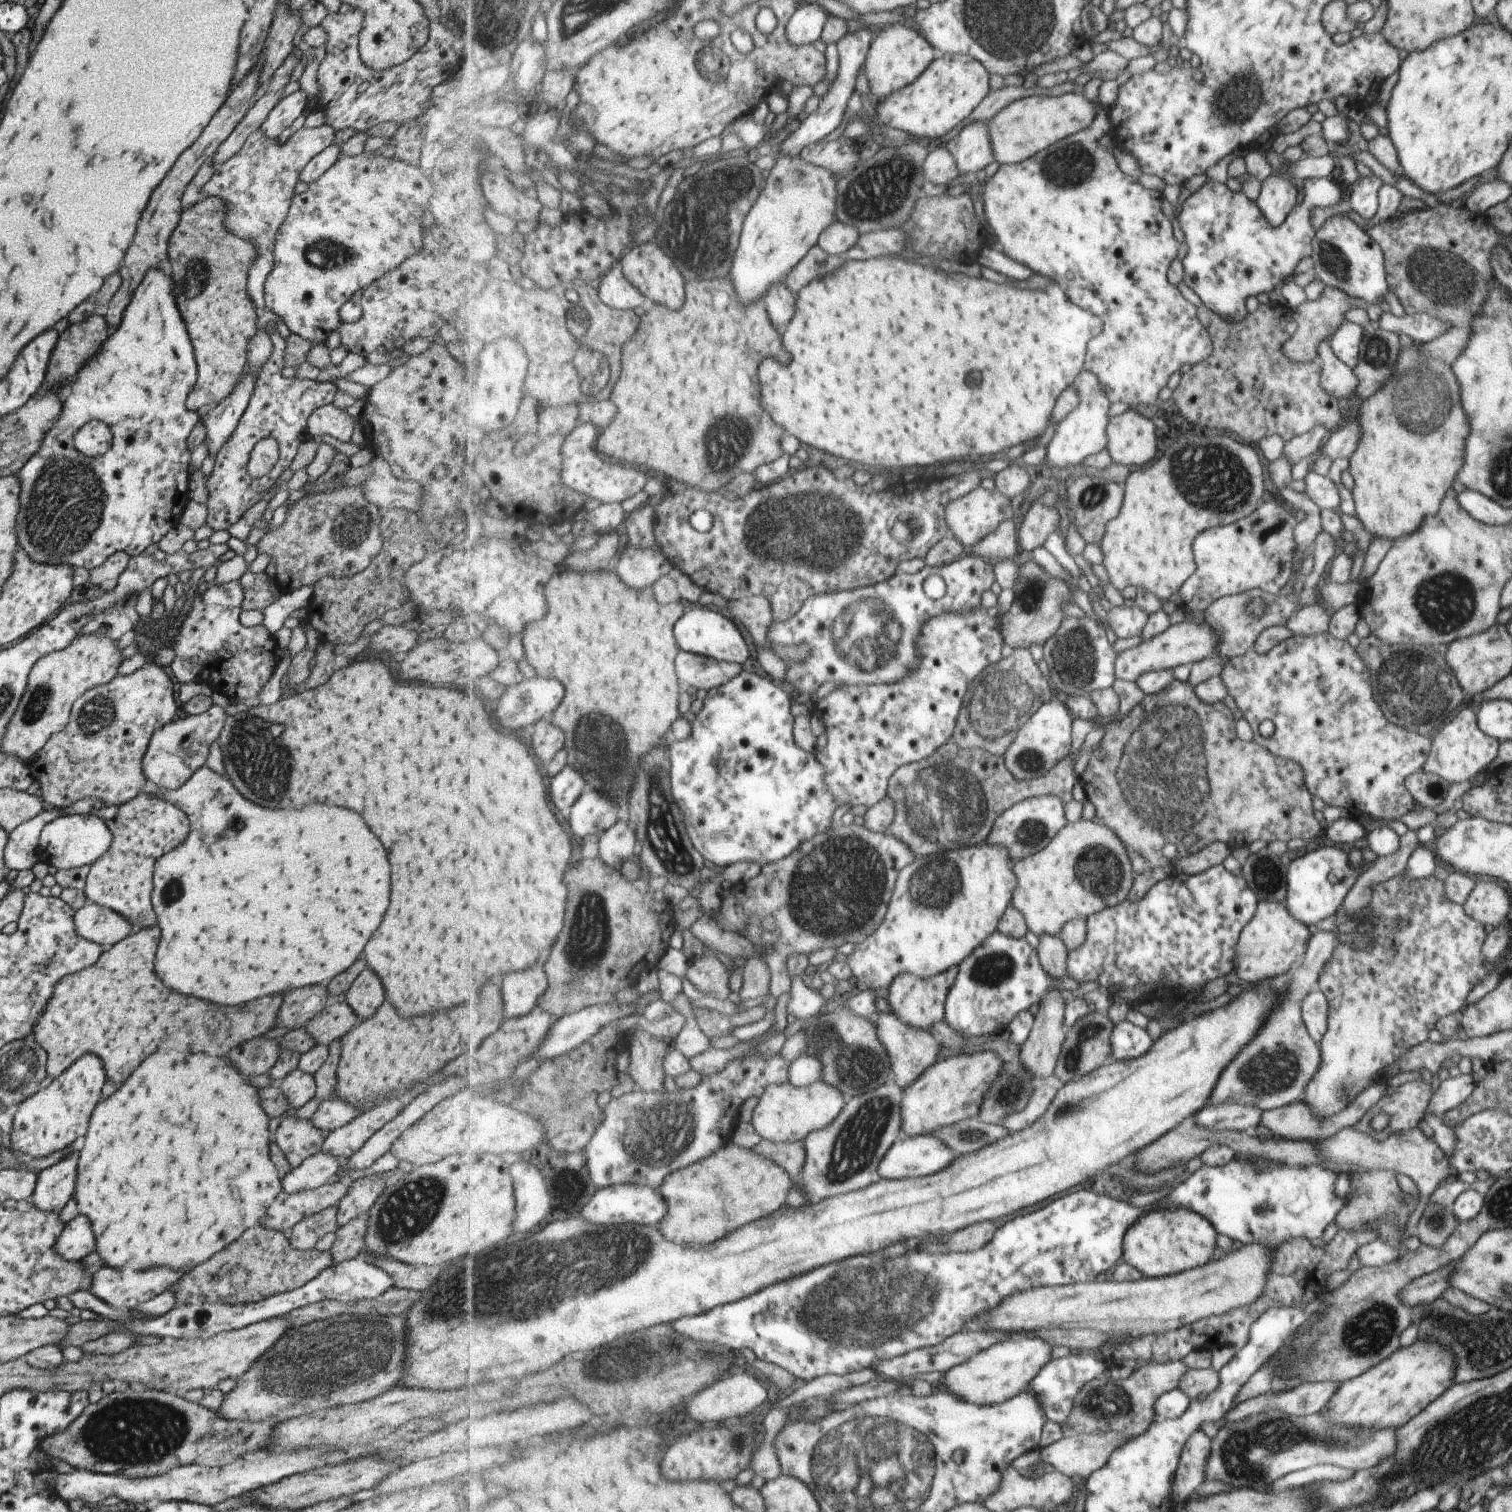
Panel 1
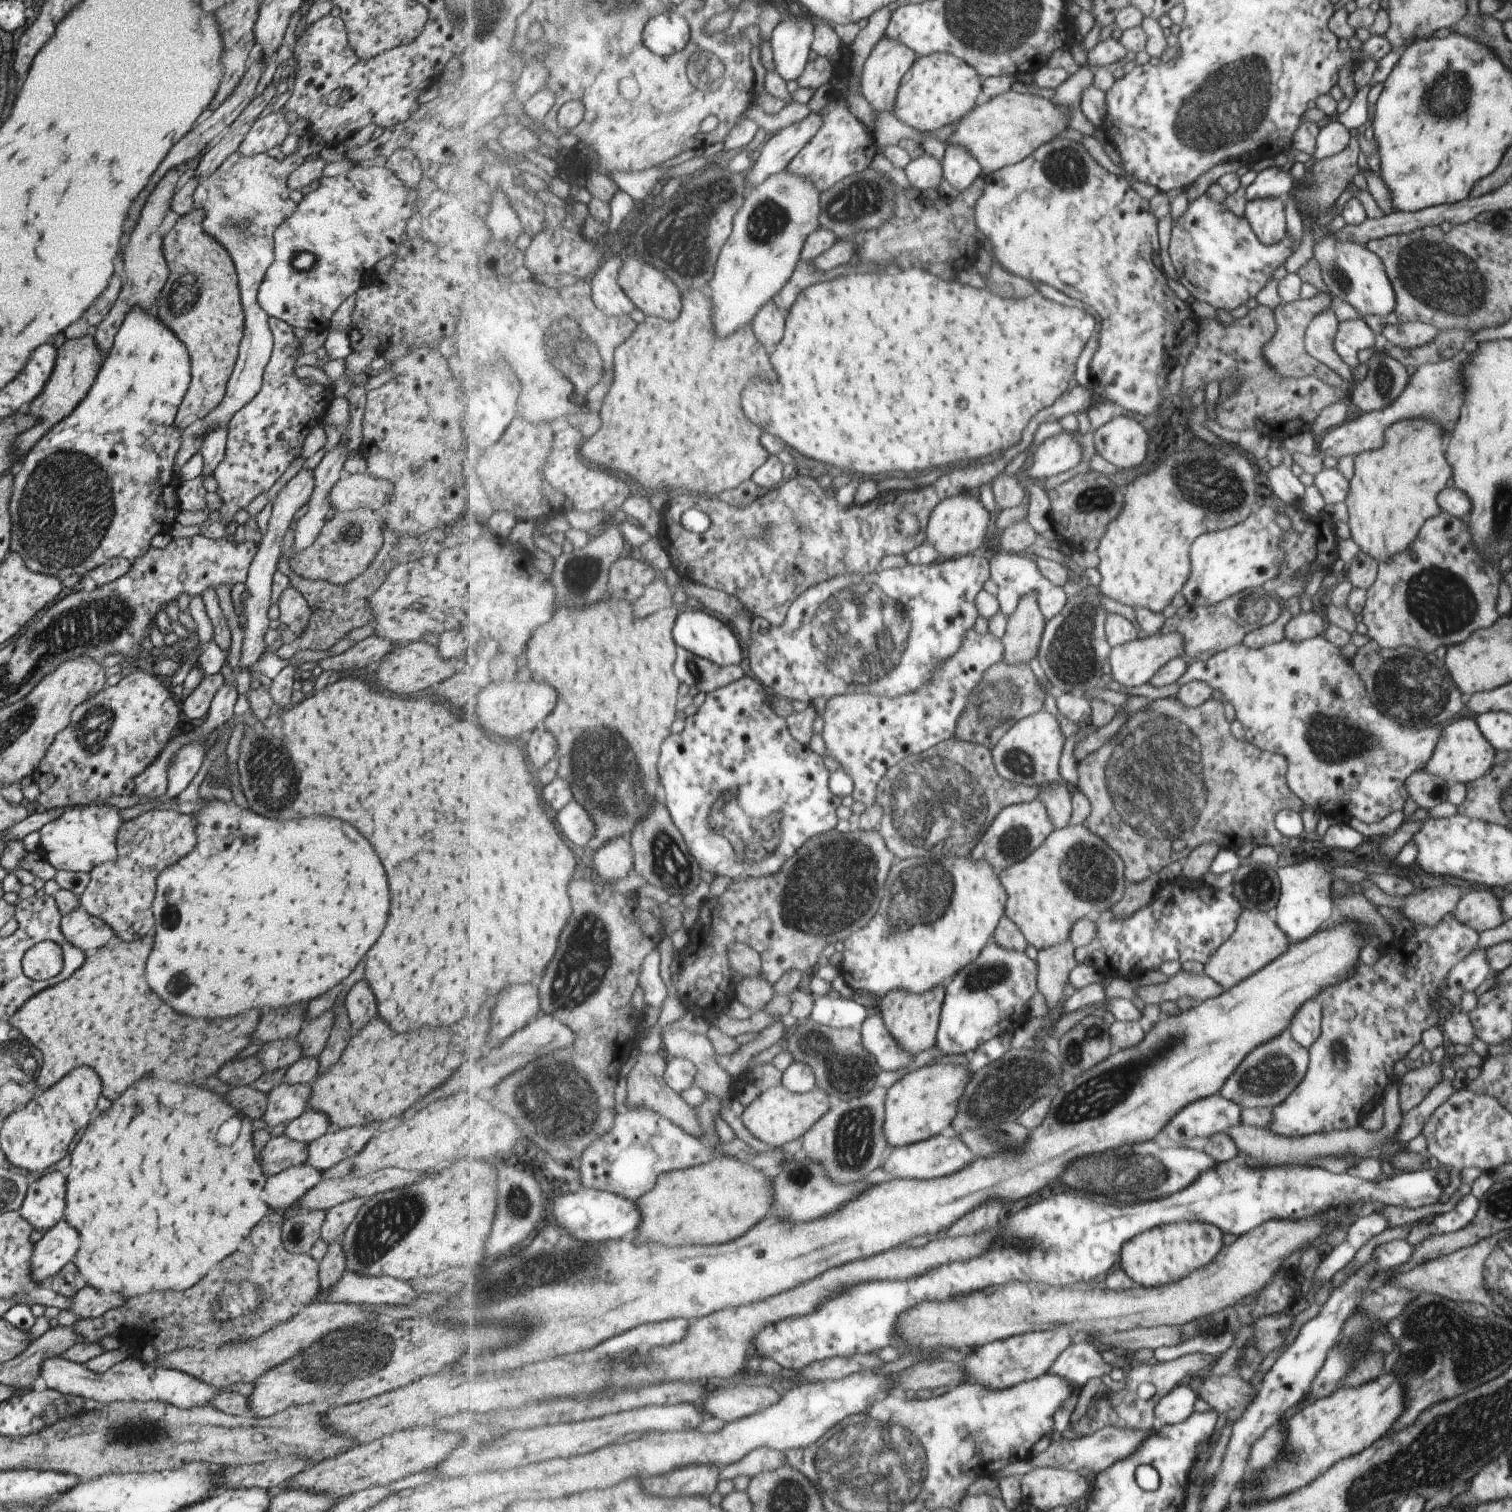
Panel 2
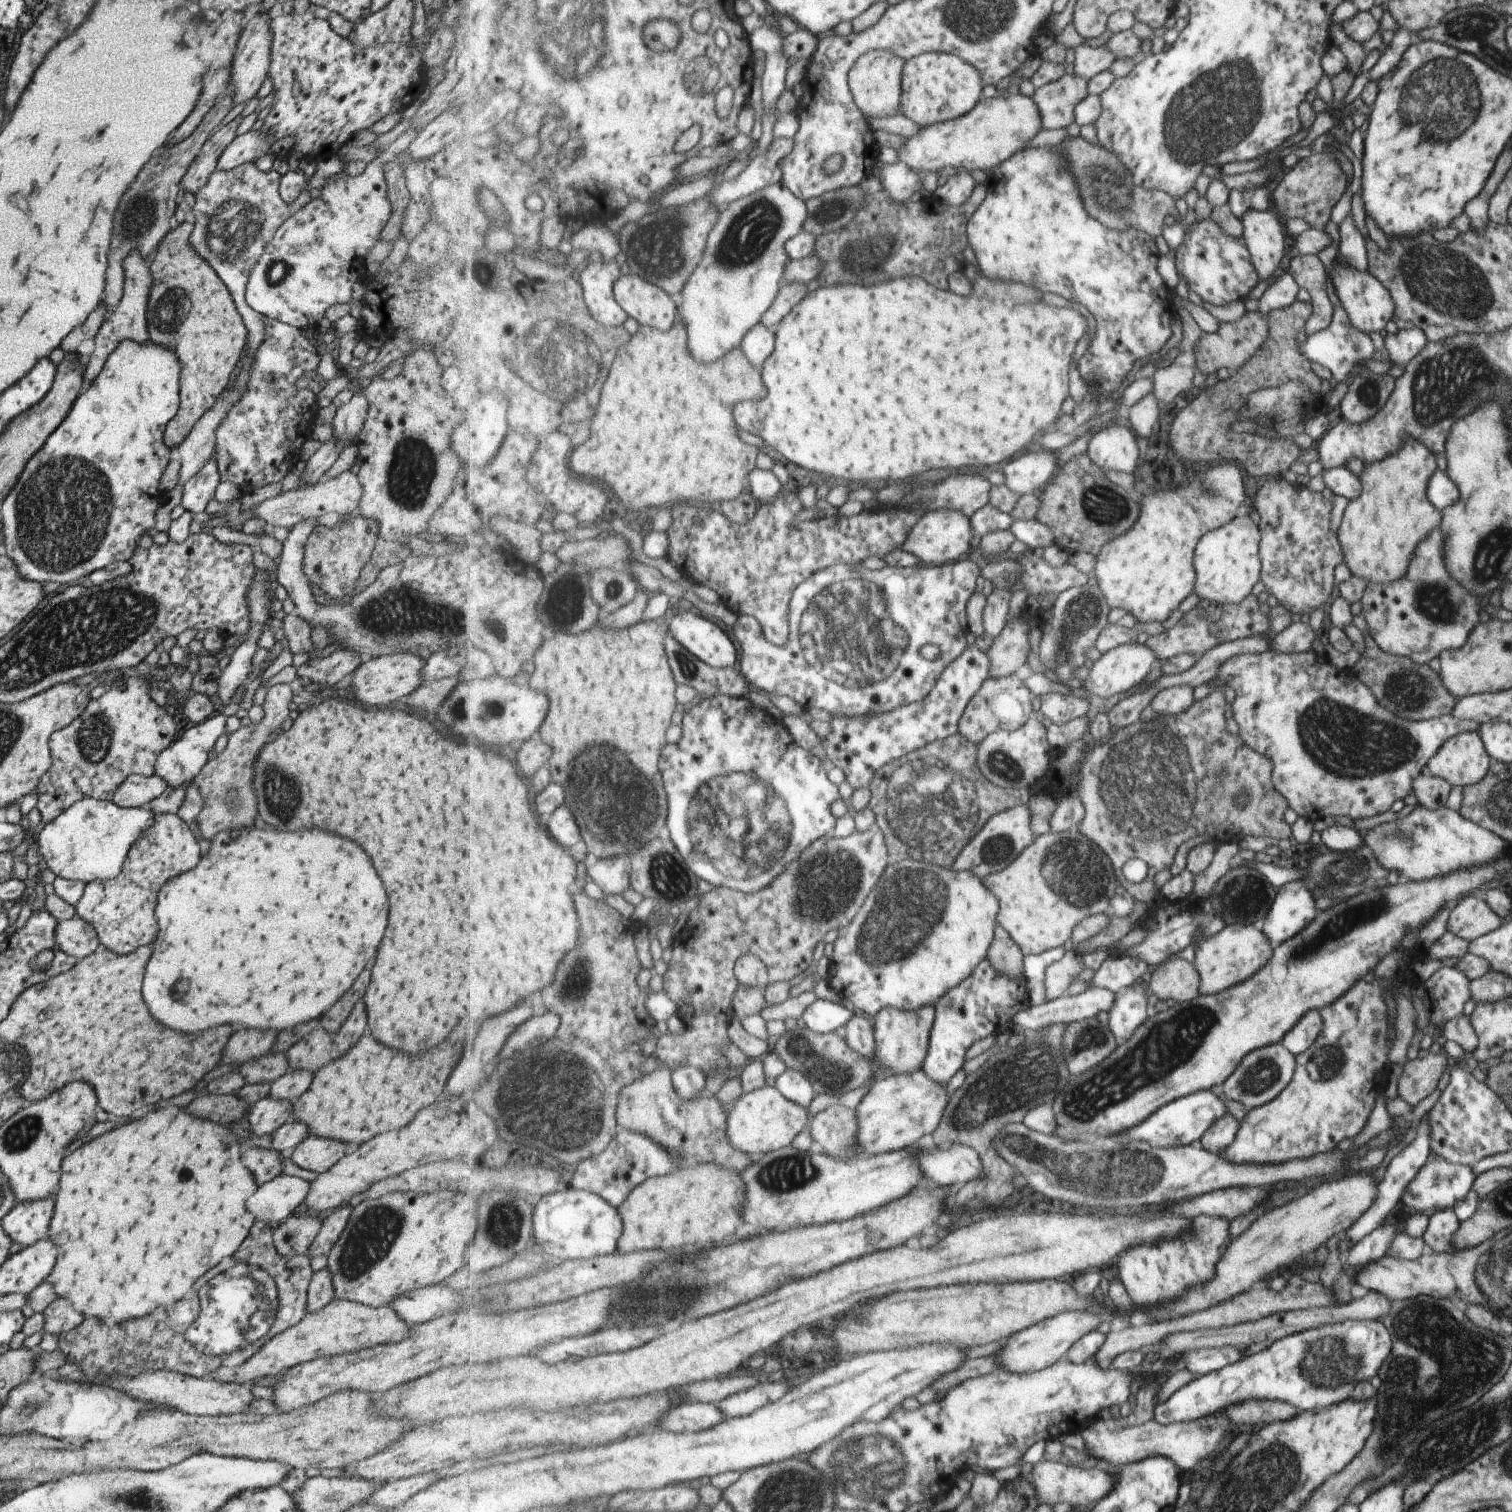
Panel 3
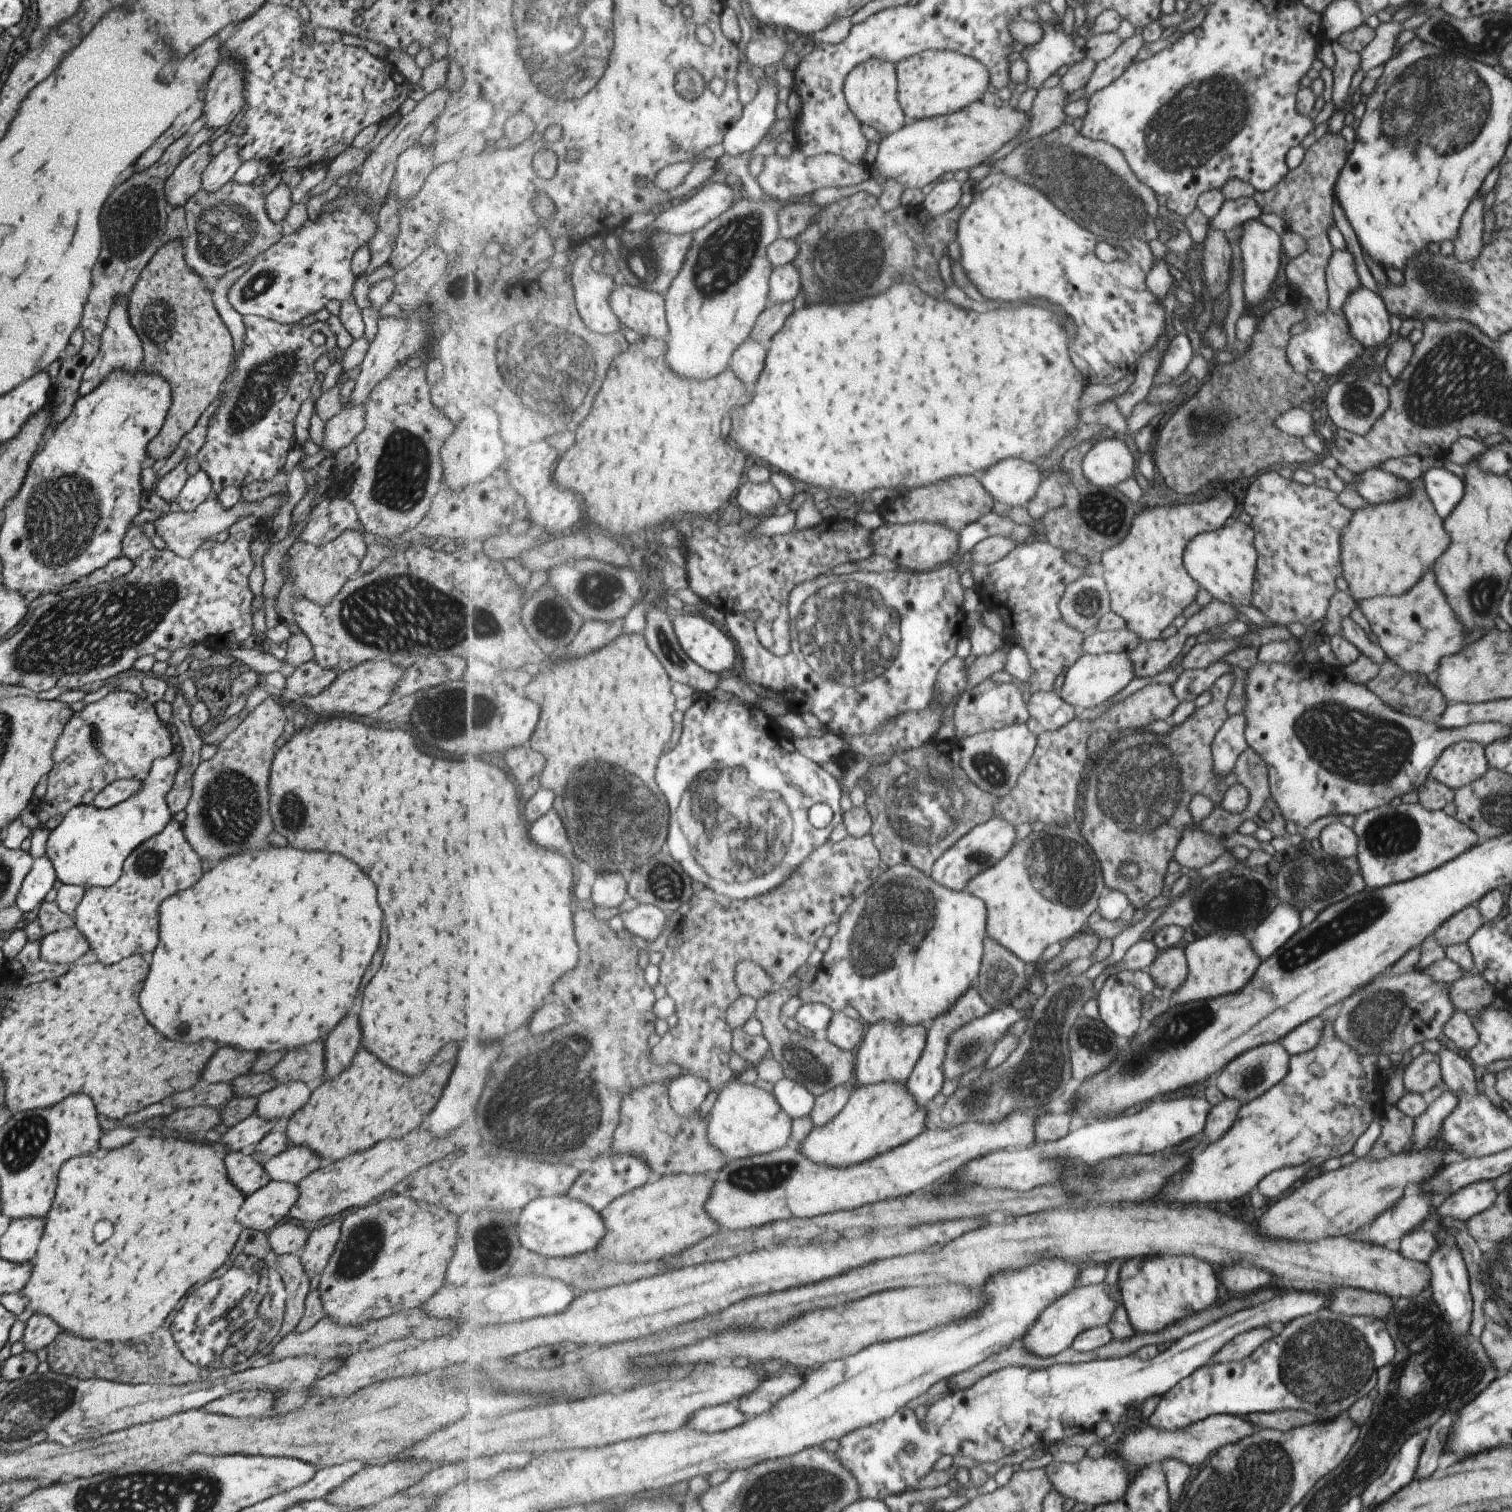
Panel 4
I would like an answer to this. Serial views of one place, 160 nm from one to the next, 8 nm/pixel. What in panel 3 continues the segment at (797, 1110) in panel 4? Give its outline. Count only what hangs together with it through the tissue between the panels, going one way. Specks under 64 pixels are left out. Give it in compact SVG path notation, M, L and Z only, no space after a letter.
M787 1069L781 1076L776 1078L775 1086L789 1100L803 1106L811 1106L815 1098L815 1087L811 1084L810 1078L797 1069Z

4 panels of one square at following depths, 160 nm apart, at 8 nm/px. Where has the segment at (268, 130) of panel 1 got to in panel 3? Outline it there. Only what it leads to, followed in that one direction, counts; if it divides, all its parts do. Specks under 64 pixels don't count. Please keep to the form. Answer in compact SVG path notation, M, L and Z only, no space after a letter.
M249 130L236 136L218 156L216 170L229 170L249 161L254 162L274 149L273 140L261 130Z

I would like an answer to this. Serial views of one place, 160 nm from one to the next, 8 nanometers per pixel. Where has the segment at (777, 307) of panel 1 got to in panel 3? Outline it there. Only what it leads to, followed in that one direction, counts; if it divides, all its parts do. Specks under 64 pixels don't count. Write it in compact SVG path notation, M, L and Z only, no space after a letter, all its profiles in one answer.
M759 321L745 336L741 344L749 360L758 368L773 354L776 331Z

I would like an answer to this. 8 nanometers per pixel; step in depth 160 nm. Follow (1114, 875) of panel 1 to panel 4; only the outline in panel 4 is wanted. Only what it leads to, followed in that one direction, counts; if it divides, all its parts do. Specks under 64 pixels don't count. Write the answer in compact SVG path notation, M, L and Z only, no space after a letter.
M1080 823L1073 824L1071 827L1055 827L1040 833L1033 833L1025 842L1021 841L1013 846L1013 849L1003 860L997 862L995 866L981 872L976 878L973 878L972 882L969 882L966 892L973 894L973 896L986 902L988 906L988 937L991 937L1005 948L1009 948L1013 955L1017 958L1021 958L1025 964L1030 967L1036 965L1041 960L1041 956L1045 954L1045 950L1053 944L1064 944L1069 942L1072 937L1076 937L1080 932L1087 929L1089 918L1098 911L1097 906L1100 906L1100 899L1105 892L1109 892L1111 886L1106 886L1104 880L1104 868L1101 866L1100 859L1097 857L1094 849L1086 842L1085 836L1082 834L1082 826Z

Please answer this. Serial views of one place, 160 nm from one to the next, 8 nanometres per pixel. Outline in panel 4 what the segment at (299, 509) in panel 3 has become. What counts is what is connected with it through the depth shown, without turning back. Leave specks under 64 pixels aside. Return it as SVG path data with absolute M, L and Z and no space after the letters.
M273 494L273 496L267 496L267 498L259 500L259 502L243 502L243 500L239 500L234 506L225 510L215 496L211 496L208 500L201 502L194 510L160 513L157 520L153 522L153 527L156 536L165 543L166 549L177 557L189 558L203 542L214 540L219 532L228 530L233 522L237 522L237 520L241 520L245 516L263 518L263 516L269 516L269 514L276 514L285 500L286 496L283 496L283 494Z

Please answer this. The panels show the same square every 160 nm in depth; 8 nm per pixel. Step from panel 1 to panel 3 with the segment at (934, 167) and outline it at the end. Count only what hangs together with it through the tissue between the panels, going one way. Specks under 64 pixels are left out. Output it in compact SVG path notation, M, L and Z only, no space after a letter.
M903 161L886 165L882 163L879 169L883 190L889 194L889 198L900 203L909 201L915 192L923 188L923 178L921 173L918 174Z

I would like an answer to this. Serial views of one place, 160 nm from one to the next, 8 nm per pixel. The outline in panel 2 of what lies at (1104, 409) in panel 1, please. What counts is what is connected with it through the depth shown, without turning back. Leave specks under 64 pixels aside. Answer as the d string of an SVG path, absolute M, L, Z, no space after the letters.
M1064 429L1058 435L1047 438L1038 447L1031 458L1032 466L1027 472L1037 483L1067 472L1081 464L1083 447L1087 446L1082 442L1082 436Z

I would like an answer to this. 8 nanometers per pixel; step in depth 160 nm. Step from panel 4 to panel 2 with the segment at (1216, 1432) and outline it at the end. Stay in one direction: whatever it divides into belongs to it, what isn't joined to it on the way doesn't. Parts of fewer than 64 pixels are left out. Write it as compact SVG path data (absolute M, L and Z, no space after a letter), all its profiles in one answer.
M1105 1426L1101 1430L1089 1435L1082 1435L1075 1439L1061 1437L1058 1441L1050 1441L1048 1447L1036 1456L1030 1457L1034 1467L1065 1468L1076 1473L1084 1474L1092 1472L1095 1475L1105 1472L1116 1464L1117 1461L1127 1458L1135 1452L1153 1431L1142 1431L1139 1429L1120 1428Z

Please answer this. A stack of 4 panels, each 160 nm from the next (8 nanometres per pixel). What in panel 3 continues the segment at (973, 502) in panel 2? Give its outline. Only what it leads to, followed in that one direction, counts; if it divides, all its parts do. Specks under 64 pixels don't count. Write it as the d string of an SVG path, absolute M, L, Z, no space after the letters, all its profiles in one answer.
M937 509L929 511L916 525L913 532L908 536L908 541L901 549L916 554L921 564L944 565L958 561L961 556L965 556L971 548L974 530L972 519L962 510L957 509Z

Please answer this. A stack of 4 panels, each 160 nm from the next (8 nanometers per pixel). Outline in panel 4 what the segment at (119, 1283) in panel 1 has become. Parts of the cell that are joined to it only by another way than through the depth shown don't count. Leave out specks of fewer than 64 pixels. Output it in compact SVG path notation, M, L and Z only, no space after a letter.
M31 1314L31 1317L25 1322L25 1330L19 1342L23 1345L23 1351L35 1352L43 1347L47 1347L57 1334L62 1333L57 1324L51 1322L51 1318L43 1314Z

